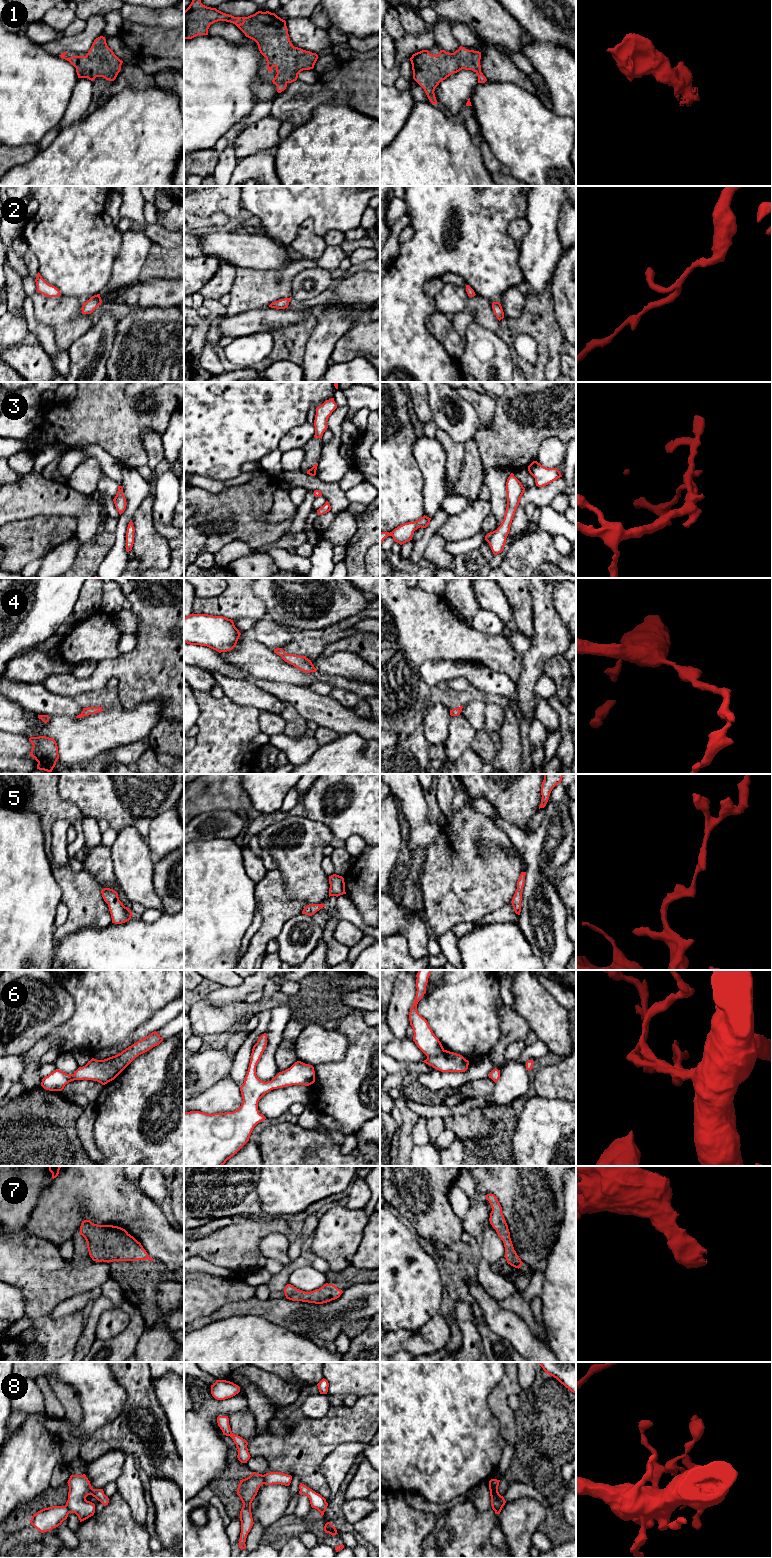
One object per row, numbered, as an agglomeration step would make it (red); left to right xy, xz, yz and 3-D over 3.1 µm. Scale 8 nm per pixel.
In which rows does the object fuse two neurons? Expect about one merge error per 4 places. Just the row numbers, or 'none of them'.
8

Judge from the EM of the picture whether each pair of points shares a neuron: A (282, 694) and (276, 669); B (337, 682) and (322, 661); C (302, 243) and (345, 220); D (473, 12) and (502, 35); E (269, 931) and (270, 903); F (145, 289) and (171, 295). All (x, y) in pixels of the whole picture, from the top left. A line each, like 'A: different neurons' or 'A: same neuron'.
A: different neurons
B: different neurons
C: different neurons
D: same neuron
E: same neuron
F: same neuron

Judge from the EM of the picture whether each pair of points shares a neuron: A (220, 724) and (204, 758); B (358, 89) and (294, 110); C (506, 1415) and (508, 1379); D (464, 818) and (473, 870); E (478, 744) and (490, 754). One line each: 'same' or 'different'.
A: same
B: same
C: same
D: same
E: same

